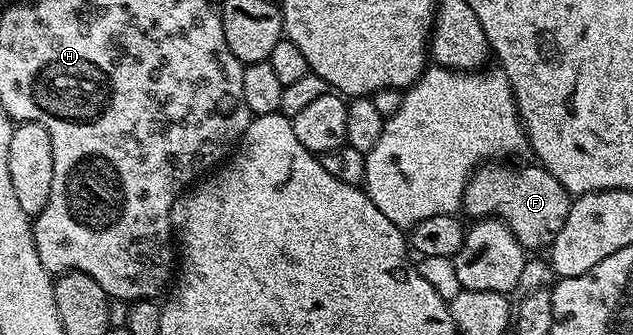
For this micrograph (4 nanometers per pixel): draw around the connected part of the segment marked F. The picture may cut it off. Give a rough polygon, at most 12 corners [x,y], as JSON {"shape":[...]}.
{"shape":[[489,162],[463,212],[504,221],[526,250],[548,249],[571,203],[543,167]]}

